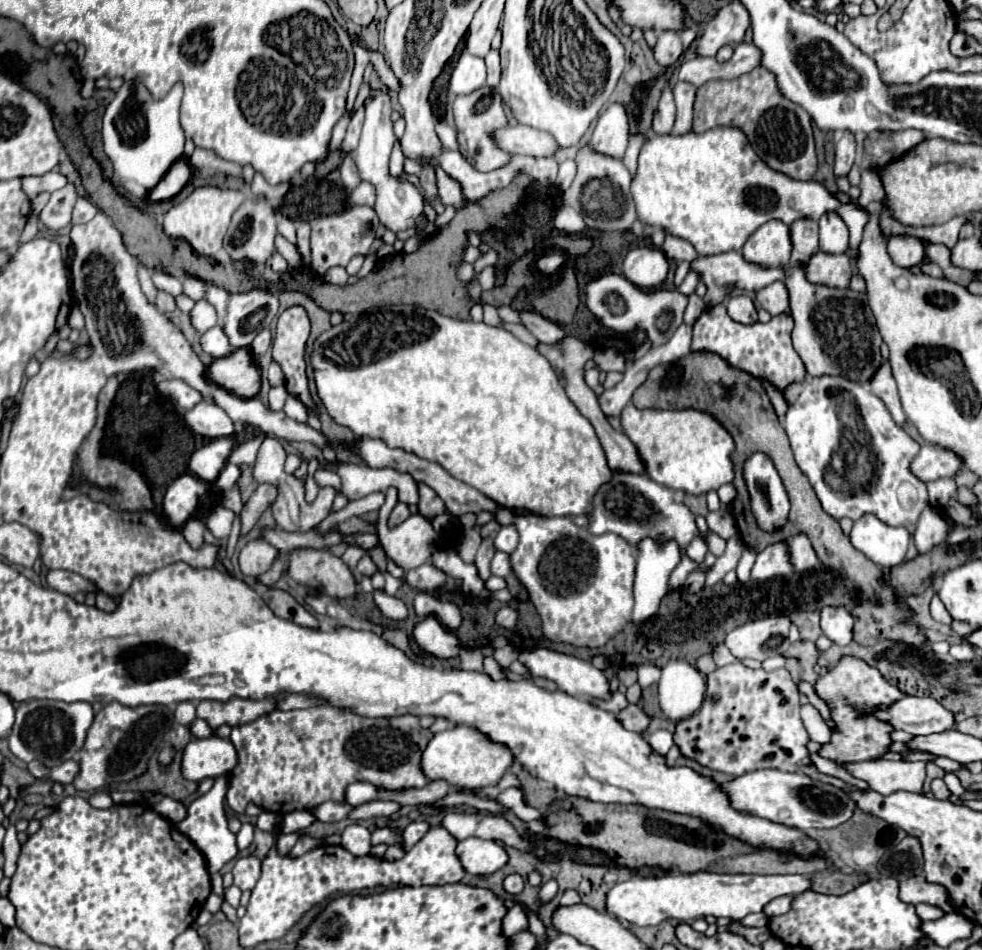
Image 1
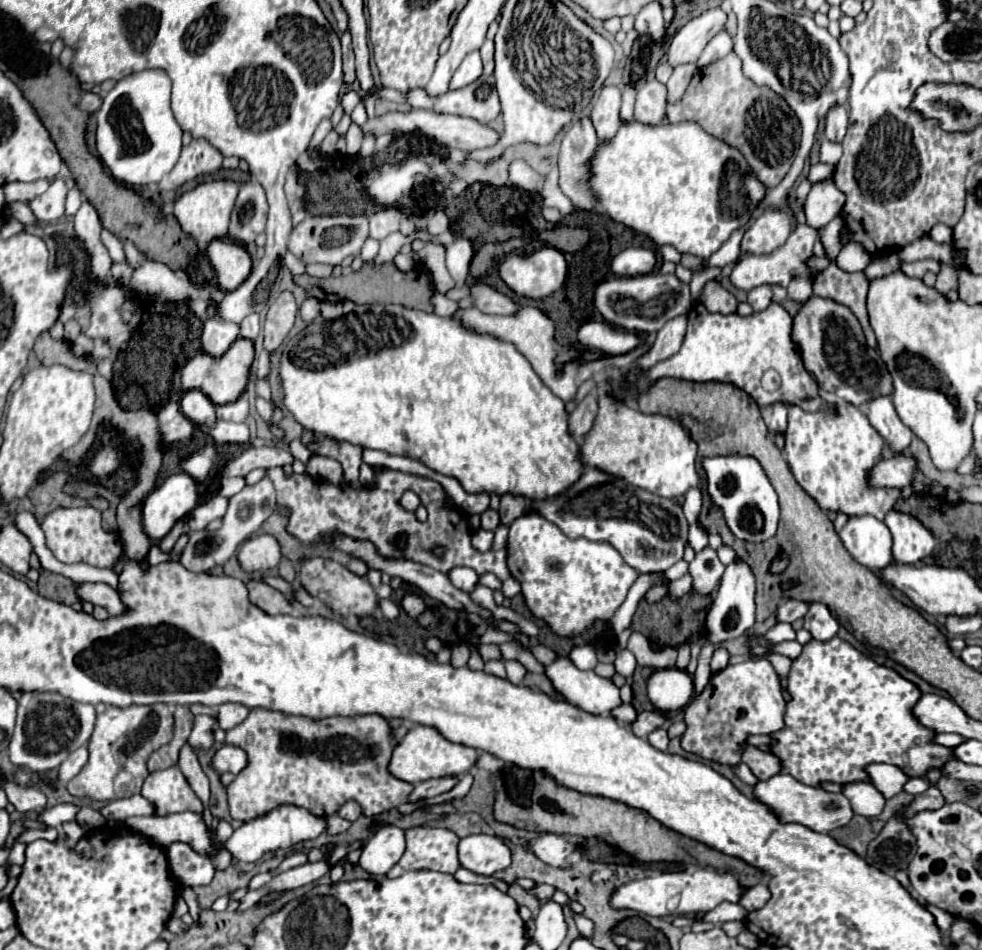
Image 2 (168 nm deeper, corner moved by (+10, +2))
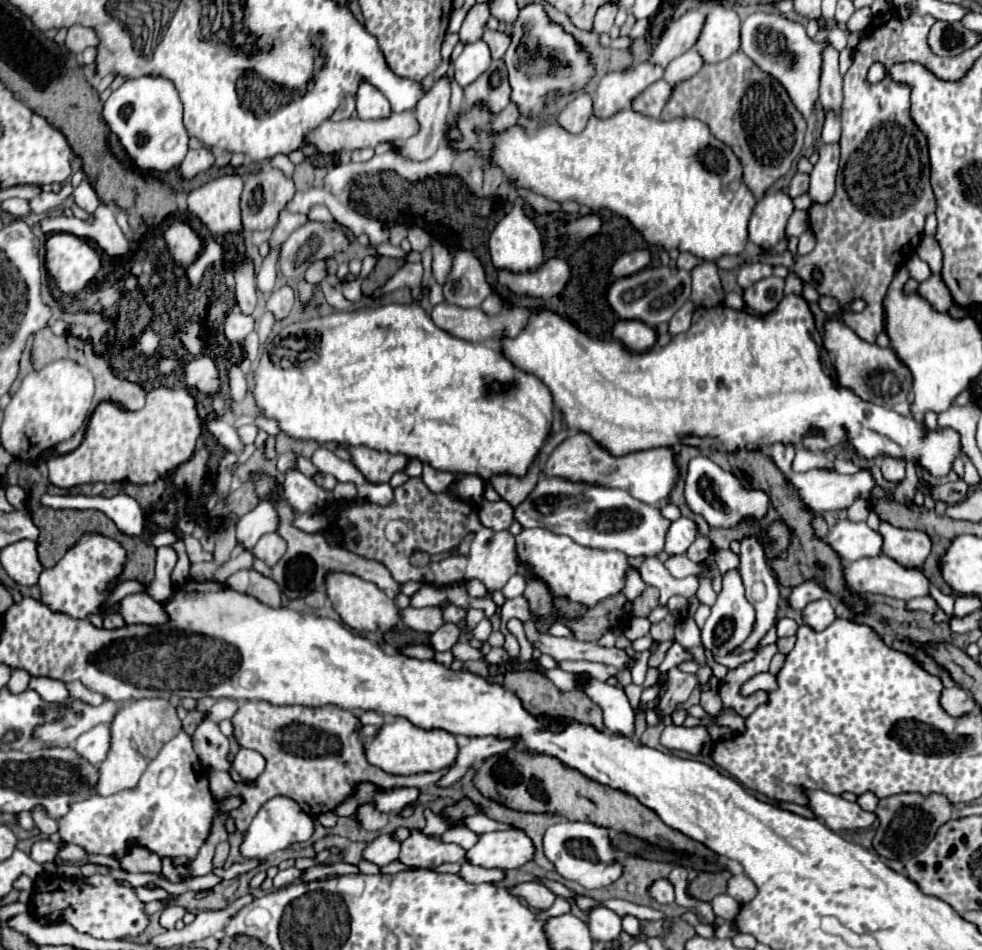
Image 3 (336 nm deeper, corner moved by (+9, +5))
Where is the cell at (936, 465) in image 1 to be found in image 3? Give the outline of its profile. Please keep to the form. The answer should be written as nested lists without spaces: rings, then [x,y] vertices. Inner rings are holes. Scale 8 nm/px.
[[[868,468],[858,470],[856,474],[838,474],[828,470],[808,470],[804,474],[790,474],[790,482],[800,494],[800,498],[806,502],[810,510],[824,512],[824,510],[842,510],[848,508],[858,496],[870,496],[874,488],[878,486],[874,474]]]

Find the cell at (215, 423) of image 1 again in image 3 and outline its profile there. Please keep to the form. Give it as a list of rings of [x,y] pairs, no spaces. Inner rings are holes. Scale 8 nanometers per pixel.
[[[246,424],[246,426],[238,428],[238,436],[240,436],[240,440],[244,444],[252,444],[254,438],[256,438],[256,434],[258,434],[258,426],[256,424]]]

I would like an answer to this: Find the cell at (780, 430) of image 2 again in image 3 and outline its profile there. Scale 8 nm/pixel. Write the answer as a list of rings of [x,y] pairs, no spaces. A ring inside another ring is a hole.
[[[776,442],[770,446],[770,456],[774,460],[774,464],[782,470],[782,472],[790,472],[792,460],[794,460],[794,448],[782,442]]]

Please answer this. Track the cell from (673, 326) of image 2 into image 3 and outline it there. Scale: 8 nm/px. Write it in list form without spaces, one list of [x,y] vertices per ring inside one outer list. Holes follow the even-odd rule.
[[[688,300],[688,302],[686,302],[686,304],[672,316],[670,326],[668,326],[668,332],[670,332],[672,336],[682,334],[684,330],[688,330],[688,326],[690,326],[690,318],[692,318],[692,310],[694,310],[694,304]]]

